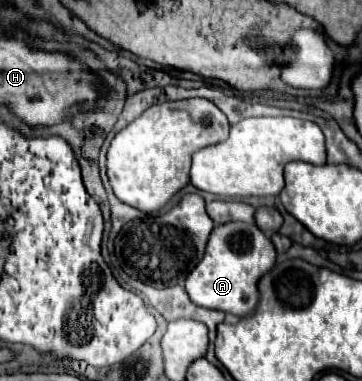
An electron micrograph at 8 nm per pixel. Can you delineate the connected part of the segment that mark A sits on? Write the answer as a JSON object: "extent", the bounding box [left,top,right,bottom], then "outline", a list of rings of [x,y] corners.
{"extent":[185,221,275,317],"outline":[[[241,221],[223,223],[211,231],[205,255],[197,263],[197,267],[189,273],[185,289],[195,305],[245,317],[253,313],[257,305],[259,299],[257,281],[261,279],[261,275],[265,275],[265,271],[273,267],[273,263],[275,263],[275,247],[271,239],[267,239],[255,223]]]}

